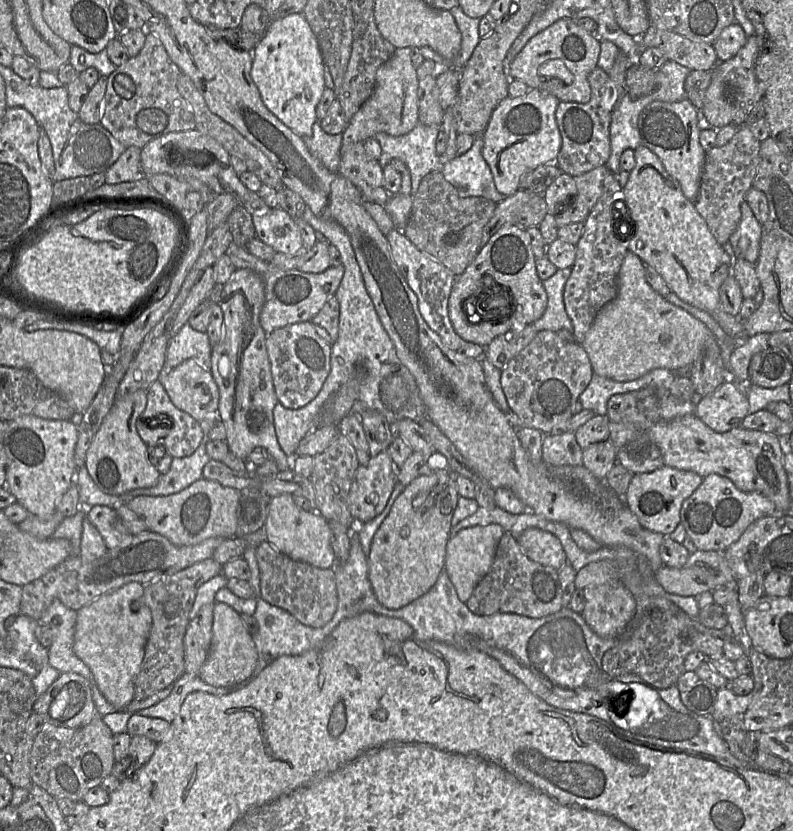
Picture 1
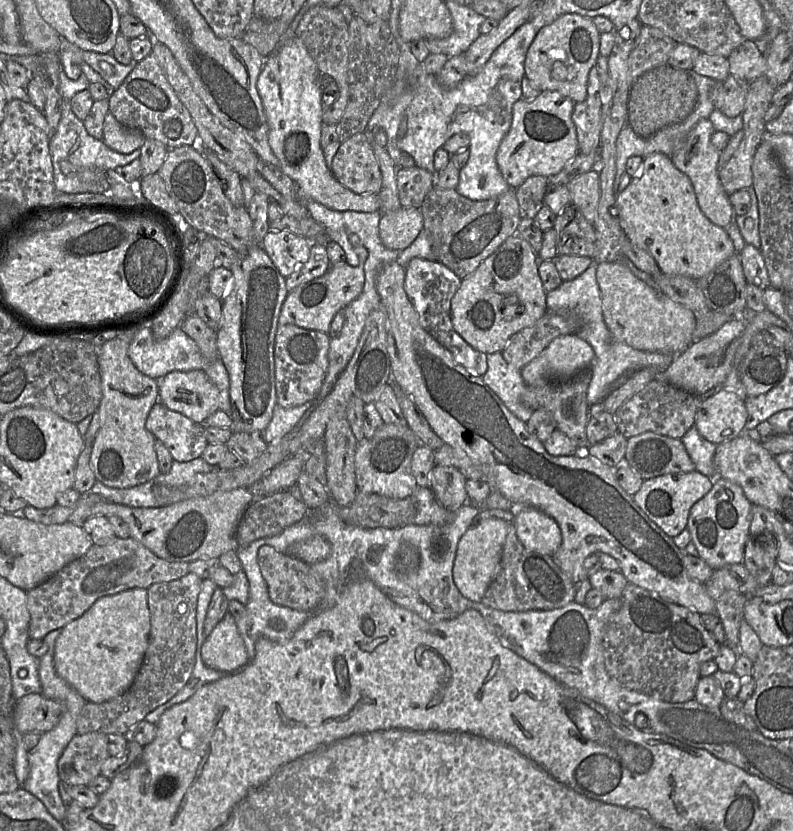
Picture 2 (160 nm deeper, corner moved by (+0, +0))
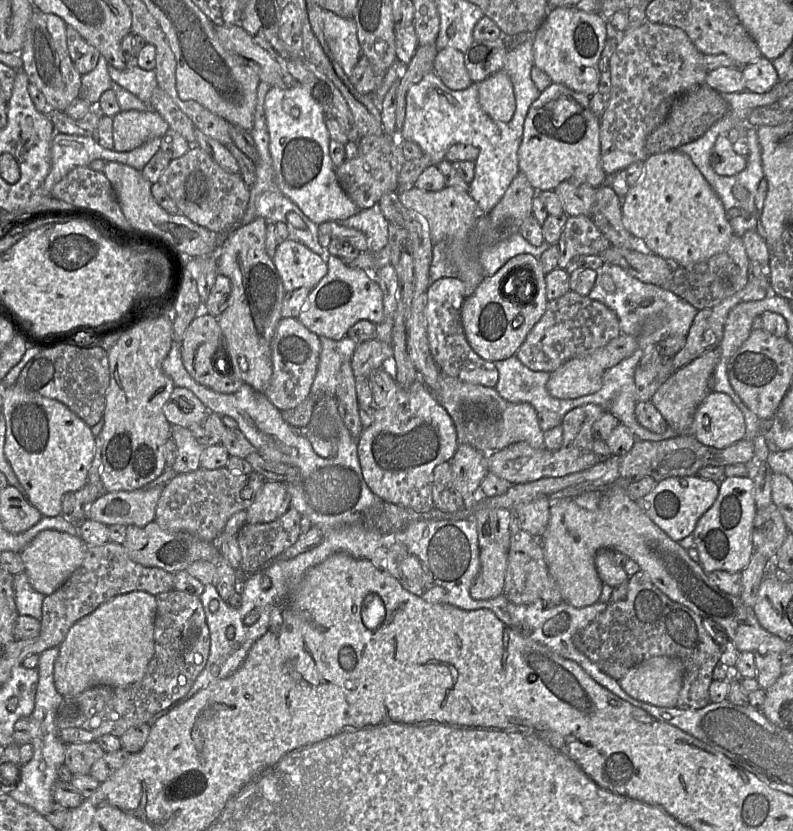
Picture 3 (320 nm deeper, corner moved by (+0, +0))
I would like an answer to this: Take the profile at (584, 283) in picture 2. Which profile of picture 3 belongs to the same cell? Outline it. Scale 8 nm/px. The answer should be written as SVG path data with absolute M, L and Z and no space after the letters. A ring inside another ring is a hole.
M603 263L596 272L595 285L587 297L606 305L616 313L622 334L631 335L636 338L641 330L647 330L652 344L657 344L673 336L687 336L693 320L699 311L693 305L669 290L644 283L632 277L616 265ZM604 275L609 275L614 281L615 292L609 293L603 288Z

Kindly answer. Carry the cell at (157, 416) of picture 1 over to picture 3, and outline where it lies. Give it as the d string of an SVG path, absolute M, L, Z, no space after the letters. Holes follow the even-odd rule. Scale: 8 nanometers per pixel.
M171 426L171 438L177 446L177 456L172 469L178 474L193 472L201 467L201 446L188 428Z

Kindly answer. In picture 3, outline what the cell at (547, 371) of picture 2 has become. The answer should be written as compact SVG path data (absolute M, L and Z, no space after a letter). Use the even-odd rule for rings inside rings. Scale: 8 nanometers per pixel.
M621 334L603 348L591 354L568 360L557 370L550 373L546 385L549 394L558 399L574 399L598 391L601 388L601 377L604 371L630 357L637 347L638 342L634 336Z

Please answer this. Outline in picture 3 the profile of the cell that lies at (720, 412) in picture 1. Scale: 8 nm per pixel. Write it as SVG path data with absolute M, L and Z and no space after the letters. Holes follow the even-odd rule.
M709 392L695 414L691 434L704 445L724 449L745 438L745 418L728 394Z

